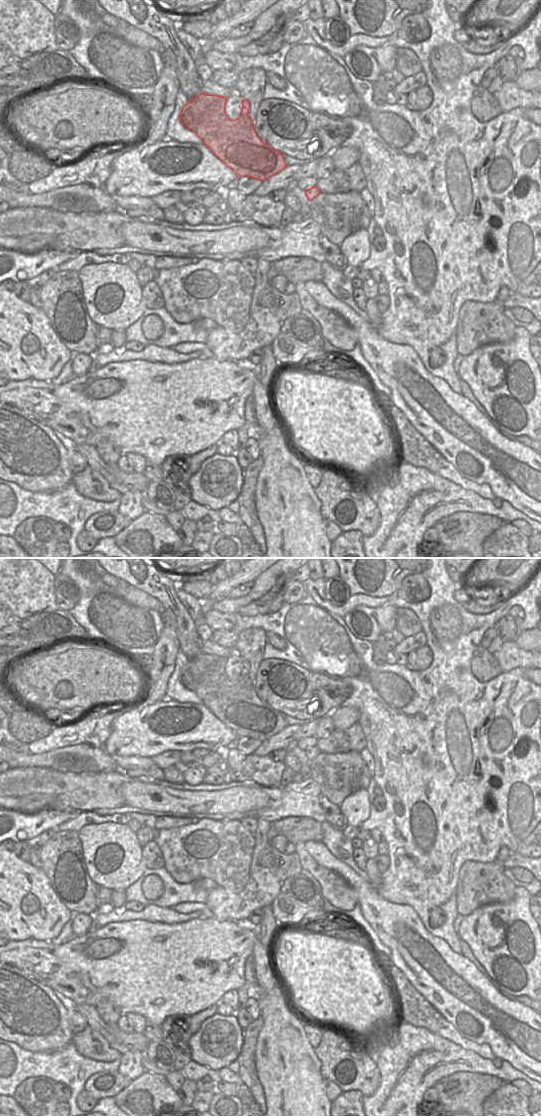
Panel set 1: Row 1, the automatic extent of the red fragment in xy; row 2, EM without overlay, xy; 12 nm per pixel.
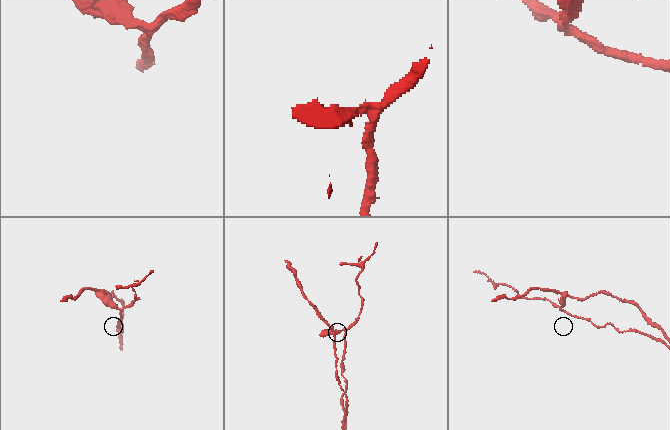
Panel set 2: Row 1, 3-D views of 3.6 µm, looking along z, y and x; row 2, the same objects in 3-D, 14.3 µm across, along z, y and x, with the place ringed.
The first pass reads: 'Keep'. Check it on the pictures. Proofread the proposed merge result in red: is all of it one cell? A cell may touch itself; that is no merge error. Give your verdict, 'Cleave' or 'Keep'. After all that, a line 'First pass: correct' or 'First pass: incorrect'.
Cleave
First pass: incorrect

